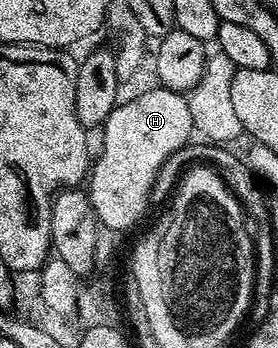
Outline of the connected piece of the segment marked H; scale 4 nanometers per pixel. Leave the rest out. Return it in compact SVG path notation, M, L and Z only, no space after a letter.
M153 89L116 105L104 122L103 148L92 165L87 191L98 223L121 232L133 227L149 208L153 180L160 166L177 149L190 142L194 129L187 98L176 90Z

